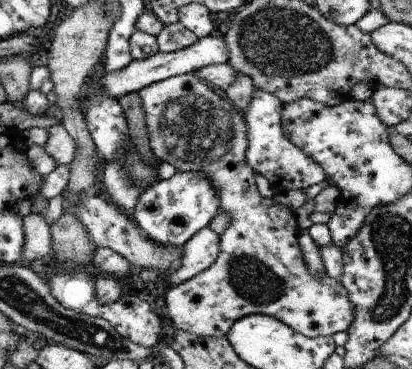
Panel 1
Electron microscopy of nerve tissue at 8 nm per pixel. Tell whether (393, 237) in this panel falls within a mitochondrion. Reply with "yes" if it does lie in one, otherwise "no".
yes

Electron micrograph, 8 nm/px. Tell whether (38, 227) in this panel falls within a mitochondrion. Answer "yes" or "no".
no

